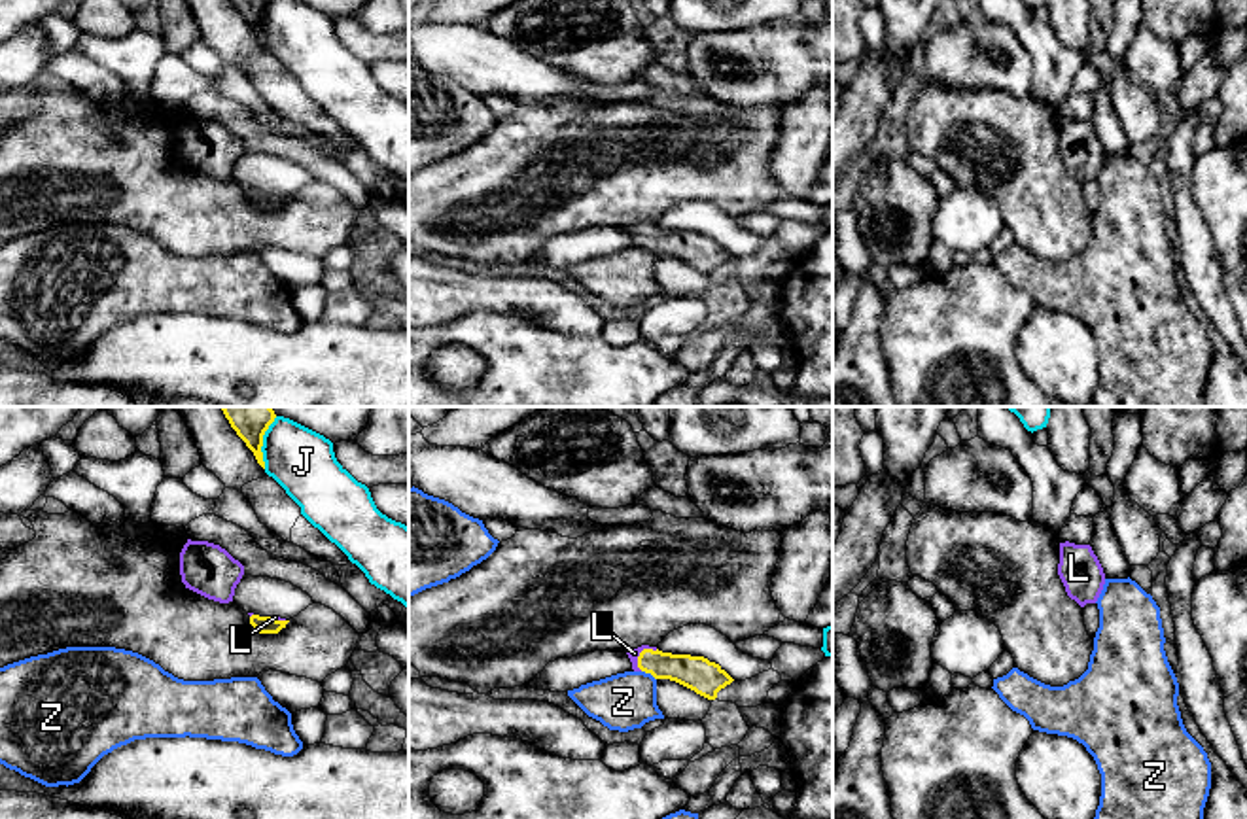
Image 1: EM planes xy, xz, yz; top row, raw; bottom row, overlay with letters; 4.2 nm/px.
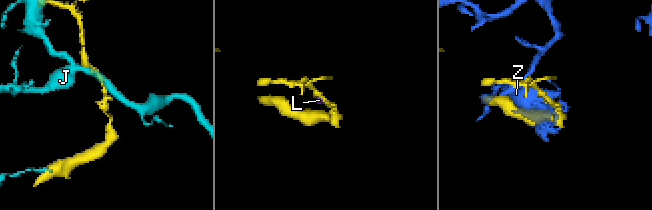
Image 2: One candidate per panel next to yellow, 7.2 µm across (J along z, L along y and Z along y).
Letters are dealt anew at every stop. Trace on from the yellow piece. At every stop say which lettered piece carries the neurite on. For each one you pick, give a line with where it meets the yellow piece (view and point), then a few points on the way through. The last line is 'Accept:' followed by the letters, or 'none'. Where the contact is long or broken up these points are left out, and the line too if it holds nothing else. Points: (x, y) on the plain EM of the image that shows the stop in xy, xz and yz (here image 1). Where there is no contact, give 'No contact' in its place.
L: Touches yellow at xz (642, 227). Path across: xz (695, 248), (663, 243), (642, 227), (634, 229)
Accept: L

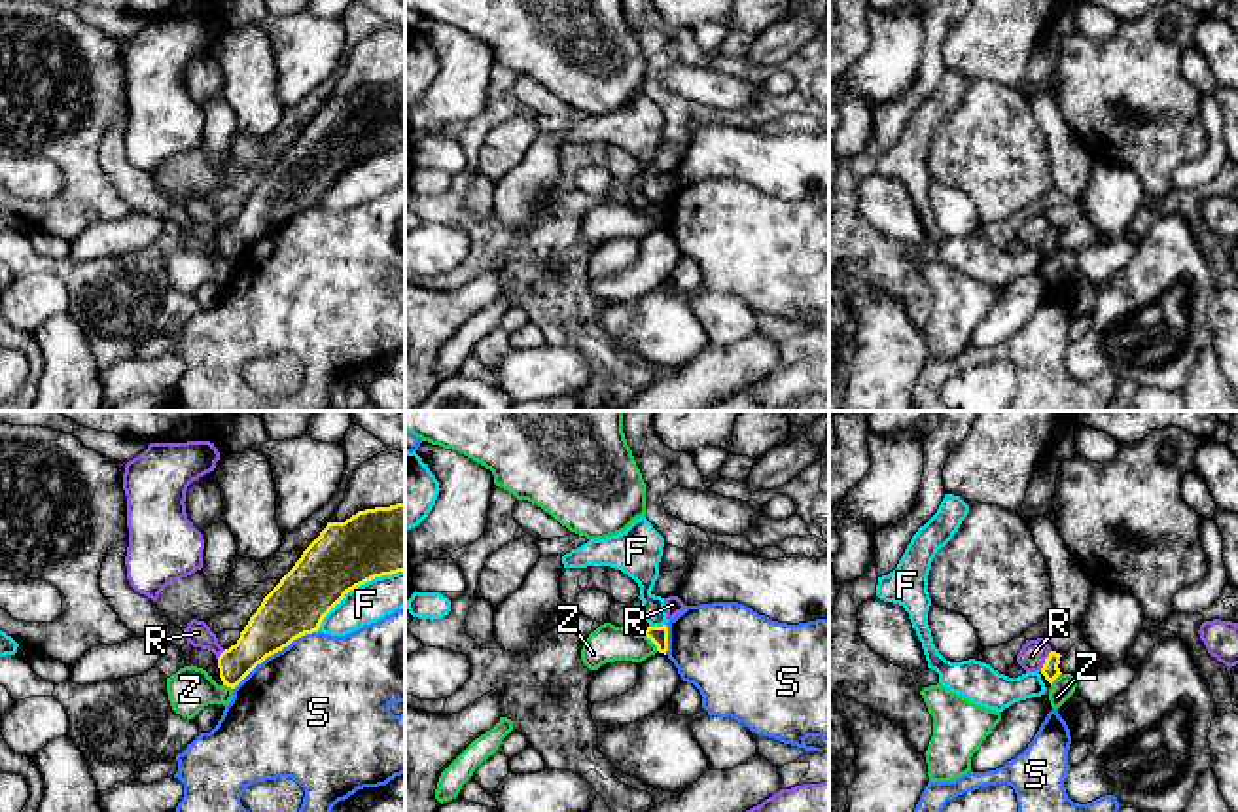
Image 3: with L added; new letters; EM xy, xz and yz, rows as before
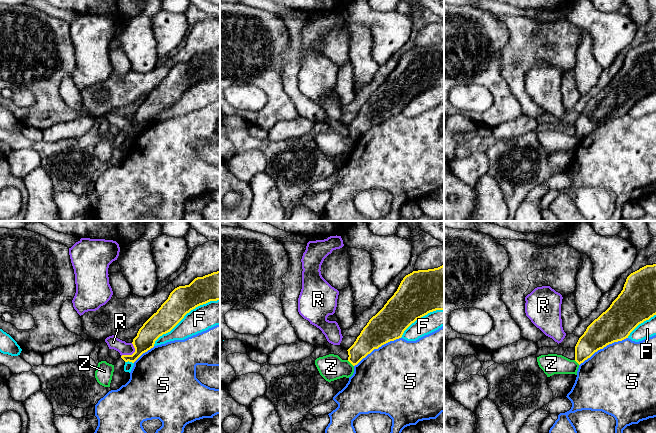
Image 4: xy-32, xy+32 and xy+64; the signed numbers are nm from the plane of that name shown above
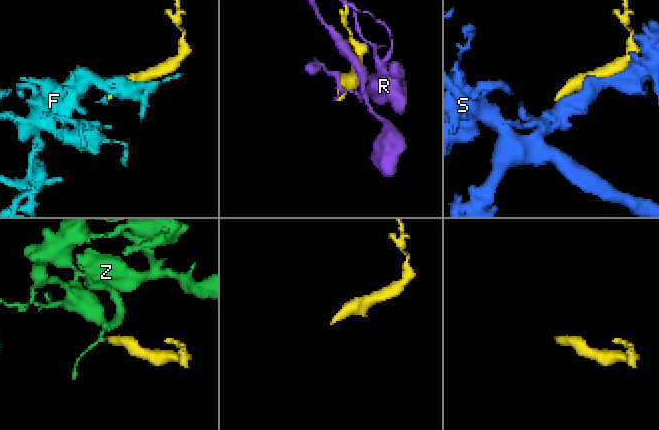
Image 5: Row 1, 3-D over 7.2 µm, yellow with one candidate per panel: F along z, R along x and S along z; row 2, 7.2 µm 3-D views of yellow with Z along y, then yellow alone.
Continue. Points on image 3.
Accept: none

